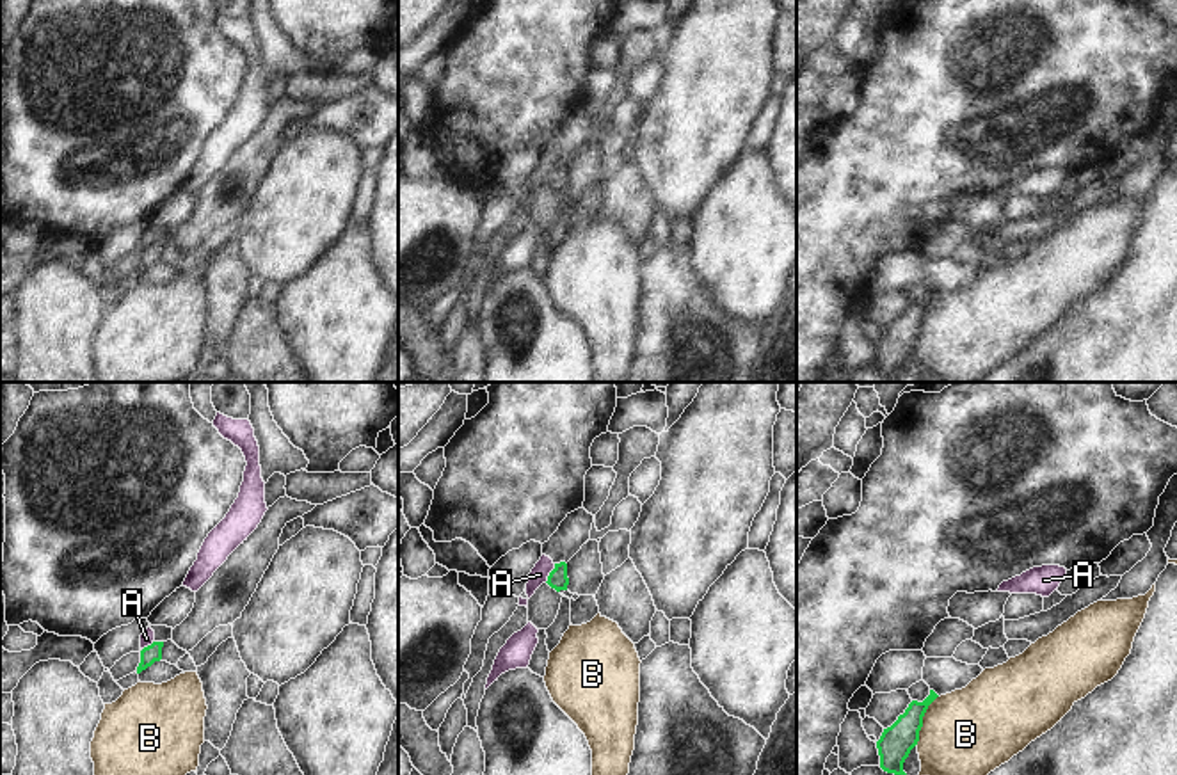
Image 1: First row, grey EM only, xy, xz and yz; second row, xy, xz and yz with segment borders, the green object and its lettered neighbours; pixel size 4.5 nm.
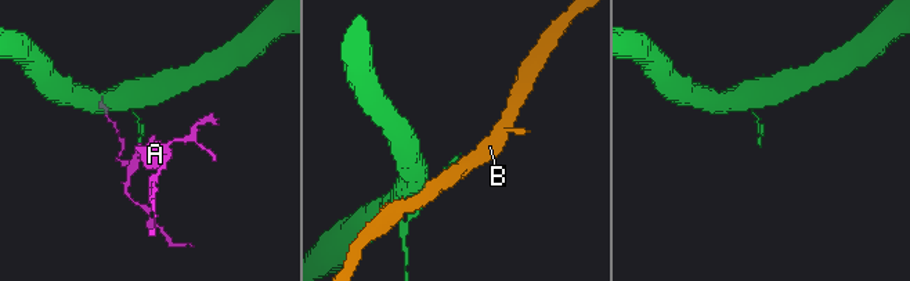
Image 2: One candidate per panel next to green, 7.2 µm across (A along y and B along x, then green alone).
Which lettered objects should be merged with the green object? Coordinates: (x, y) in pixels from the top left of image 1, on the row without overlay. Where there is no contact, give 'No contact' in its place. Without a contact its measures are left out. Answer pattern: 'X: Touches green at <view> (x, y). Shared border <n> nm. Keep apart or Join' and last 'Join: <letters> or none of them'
A: Touches green at xz (550, 175). Shared border 100 nm. Keep apart
B: Touches green at yz (921, 322). Shared border 260 nm. Keep apart
Join: none of them.

